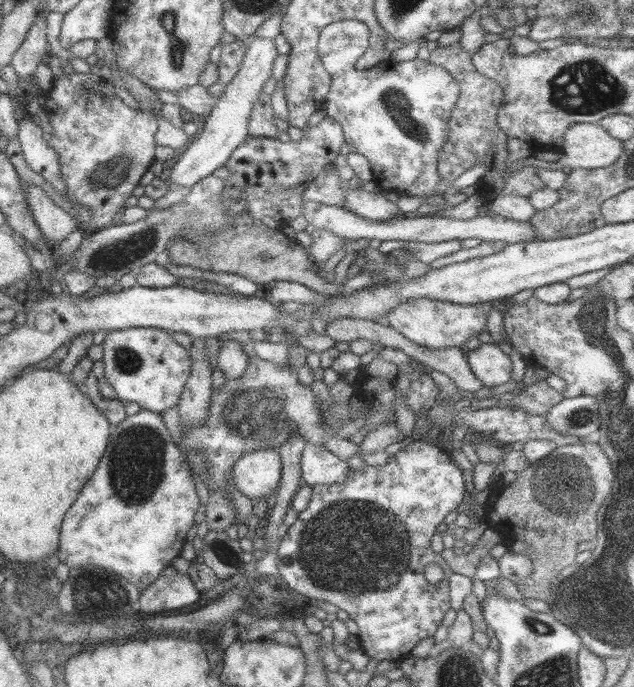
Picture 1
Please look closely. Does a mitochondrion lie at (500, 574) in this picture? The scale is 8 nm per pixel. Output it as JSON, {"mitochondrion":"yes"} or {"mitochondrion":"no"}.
{"mitochondrion":"no"}

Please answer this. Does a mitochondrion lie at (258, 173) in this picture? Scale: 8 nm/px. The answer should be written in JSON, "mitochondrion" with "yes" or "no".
{"mitochondrion":"no"}

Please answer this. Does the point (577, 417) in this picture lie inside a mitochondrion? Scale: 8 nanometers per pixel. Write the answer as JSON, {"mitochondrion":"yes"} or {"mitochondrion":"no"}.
{"mitochondrion":"yes"}

